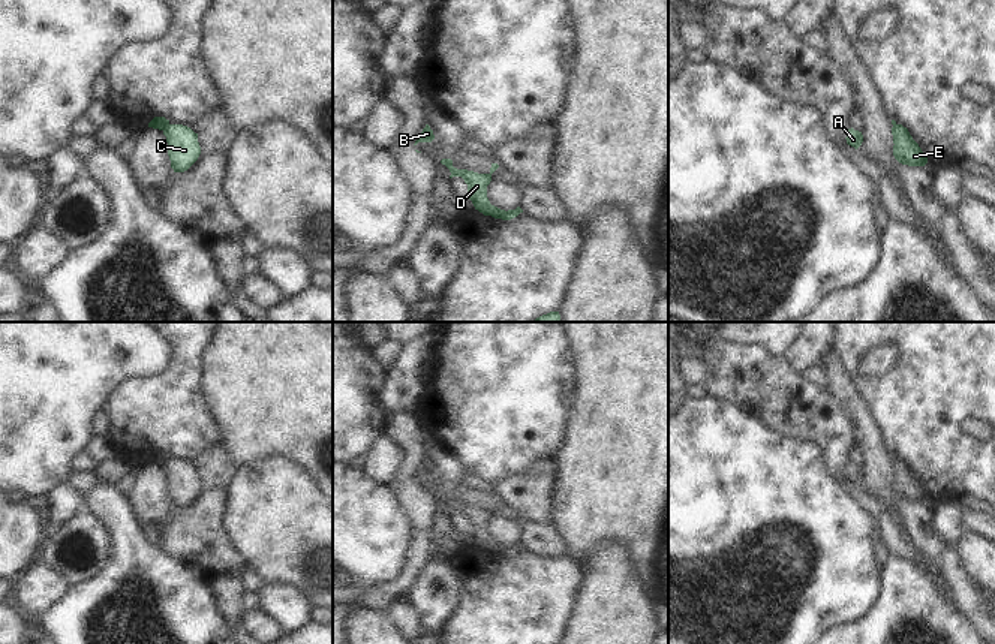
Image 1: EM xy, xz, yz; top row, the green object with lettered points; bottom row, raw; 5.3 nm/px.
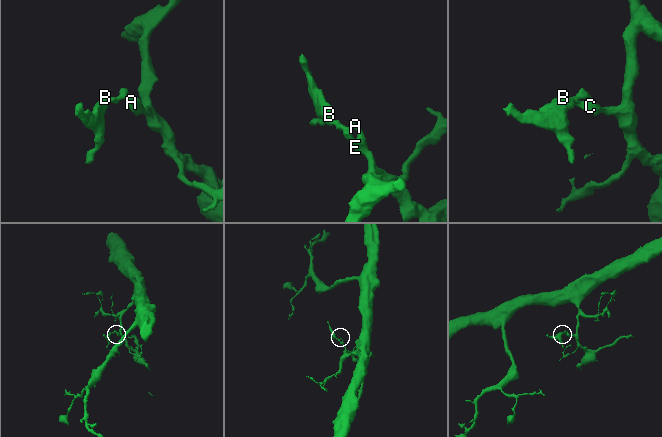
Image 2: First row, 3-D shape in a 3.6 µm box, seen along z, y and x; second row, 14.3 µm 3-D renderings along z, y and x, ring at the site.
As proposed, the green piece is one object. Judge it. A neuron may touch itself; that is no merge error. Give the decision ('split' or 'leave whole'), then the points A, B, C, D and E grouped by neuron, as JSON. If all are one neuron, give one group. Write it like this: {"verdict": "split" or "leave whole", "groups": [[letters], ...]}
{"verdict": "split", "groups": [["A", "C", "E"], ["B", "D"]]}

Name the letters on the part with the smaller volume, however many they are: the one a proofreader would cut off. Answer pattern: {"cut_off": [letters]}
{"cut_off": ["B", "D"]}

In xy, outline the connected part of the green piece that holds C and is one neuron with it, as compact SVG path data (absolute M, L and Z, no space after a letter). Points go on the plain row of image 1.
M168 460L163 464L168 478L168 491L174 508L187 506L199 493L198 469L183 460Z

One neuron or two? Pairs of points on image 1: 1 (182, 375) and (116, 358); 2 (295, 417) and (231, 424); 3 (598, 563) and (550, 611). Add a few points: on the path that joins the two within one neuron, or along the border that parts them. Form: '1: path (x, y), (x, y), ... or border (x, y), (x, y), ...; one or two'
1: border (162, 337), (170, 364), (150, 378), (129, 379); two
2: path (279, 417), (256, 417), (248, 424); one
3: border (580, 565), (583, 578), (570, 613); two

